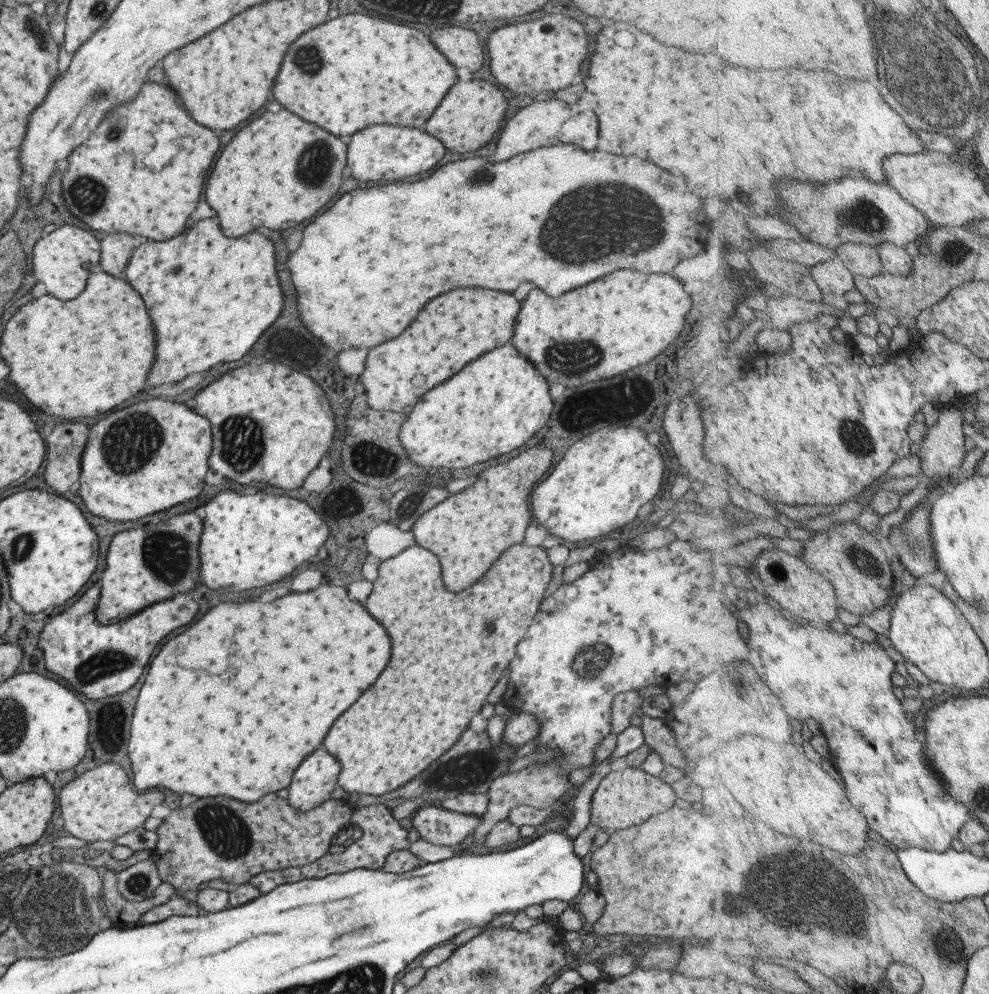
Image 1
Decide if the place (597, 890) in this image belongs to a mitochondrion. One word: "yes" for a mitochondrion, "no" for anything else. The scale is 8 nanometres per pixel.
no

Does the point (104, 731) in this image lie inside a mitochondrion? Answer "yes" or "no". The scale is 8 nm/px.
no

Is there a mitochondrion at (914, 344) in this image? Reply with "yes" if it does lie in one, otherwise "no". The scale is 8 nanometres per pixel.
no

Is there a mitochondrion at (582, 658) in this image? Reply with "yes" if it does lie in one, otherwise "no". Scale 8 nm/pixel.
yes

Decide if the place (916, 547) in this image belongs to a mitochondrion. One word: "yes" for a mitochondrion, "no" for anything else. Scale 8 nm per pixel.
yes

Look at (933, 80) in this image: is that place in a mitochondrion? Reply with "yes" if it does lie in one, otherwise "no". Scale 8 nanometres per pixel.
yes

